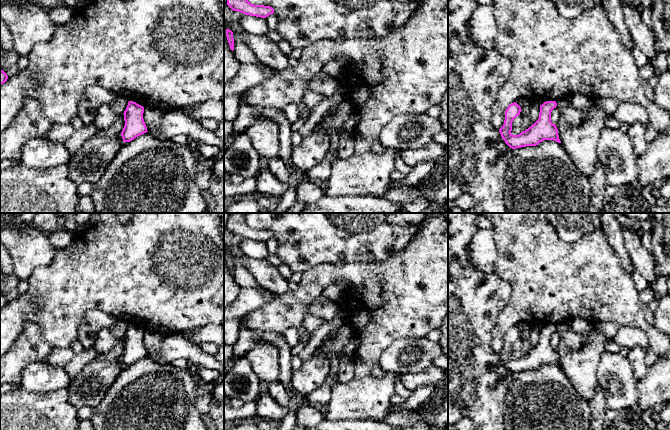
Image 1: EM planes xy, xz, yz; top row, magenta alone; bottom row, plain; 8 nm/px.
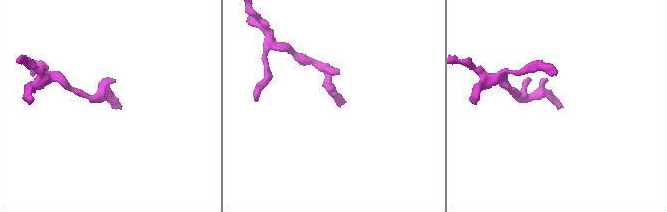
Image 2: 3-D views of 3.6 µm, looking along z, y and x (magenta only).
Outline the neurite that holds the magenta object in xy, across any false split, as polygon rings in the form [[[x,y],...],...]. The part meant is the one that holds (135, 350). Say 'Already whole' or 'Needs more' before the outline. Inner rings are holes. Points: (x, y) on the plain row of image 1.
Already whole. [[[129,325],[124,335],[125,349],[121,356],[123,366],[130,366],[136,361],[148,356],[143,343],[144,331]]]

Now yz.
Already whole. [[[556,325],[544,326],[540,329],[538,344],[520,358],[512,359],[512,346],[520,339],[521,331],[516,326],[510,328],[505,335],[504,348],[499,353],[501,361],[512,373],[536,370],[544,364],[554,364],[561,367],[558,353],[556,349],[551,346],[551,336],[556,330]]]

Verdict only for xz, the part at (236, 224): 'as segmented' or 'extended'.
as segmented

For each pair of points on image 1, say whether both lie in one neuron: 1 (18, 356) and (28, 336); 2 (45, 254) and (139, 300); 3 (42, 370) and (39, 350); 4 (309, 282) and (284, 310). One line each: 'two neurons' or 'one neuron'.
1: one neuron
2: two neurons
3: two neurons
4: one neuron

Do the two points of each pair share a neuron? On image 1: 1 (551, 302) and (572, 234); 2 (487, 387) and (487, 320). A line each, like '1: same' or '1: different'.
1: different
2: same

